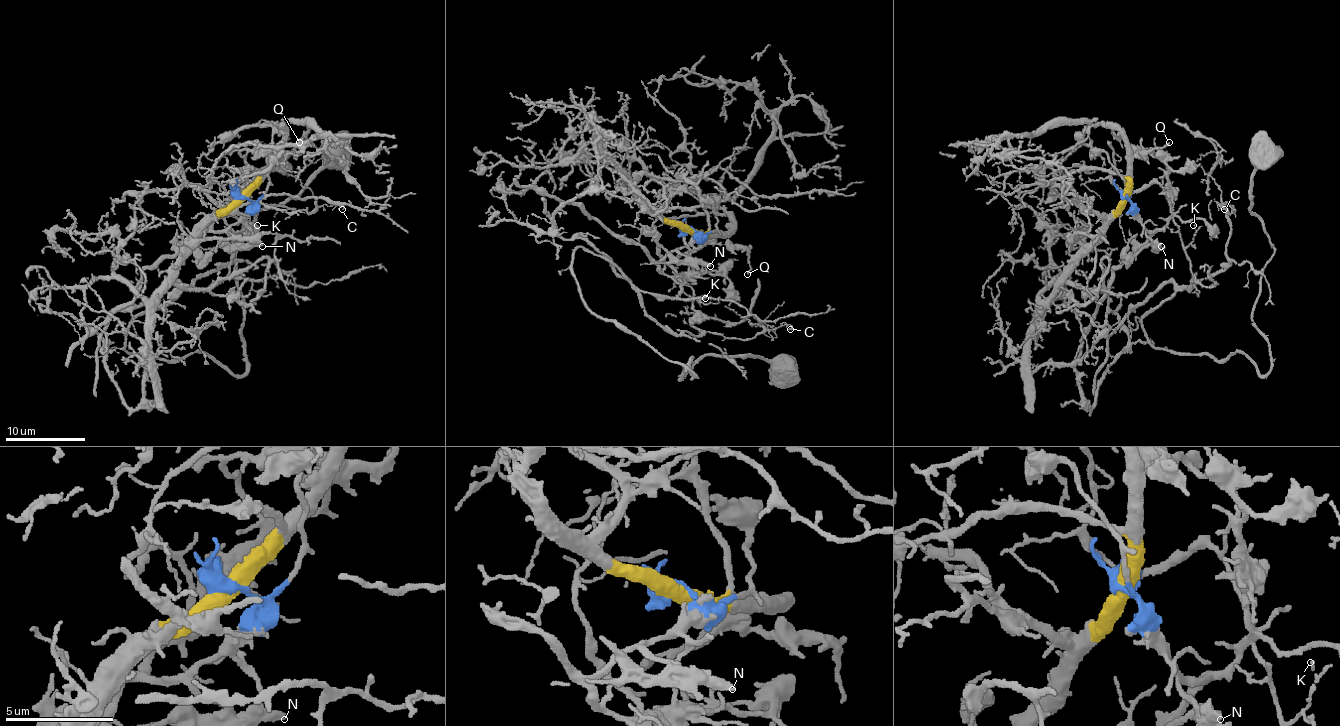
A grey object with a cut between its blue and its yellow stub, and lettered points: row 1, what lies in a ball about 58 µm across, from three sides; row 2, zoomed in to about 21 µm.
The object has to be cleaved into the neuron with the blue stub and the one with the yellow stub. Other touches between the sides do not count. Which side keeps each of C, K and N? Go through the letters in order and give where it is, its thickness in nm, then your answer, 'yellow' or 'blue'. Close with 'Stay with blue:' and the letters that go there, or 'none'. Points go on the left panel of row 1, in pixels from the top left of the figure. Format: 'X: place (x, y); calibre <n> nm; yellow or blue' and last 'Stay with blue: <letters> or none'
C: place (342, 209); calibre 140 nm; blue
K: place (257, 225); calibre 90 nm; blue
N: place (262, 246); calibre 400 nm; blue
Stay with blue: C, K, N

